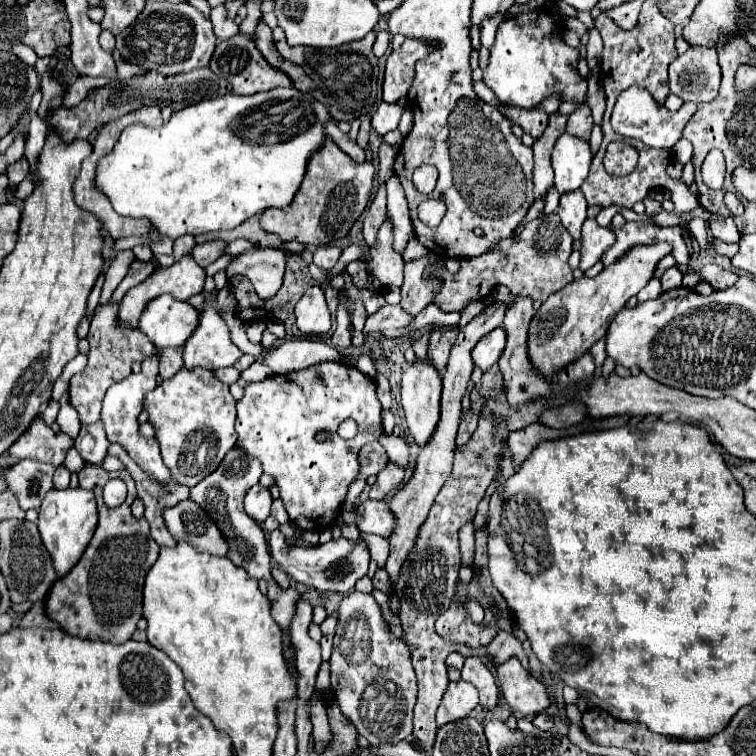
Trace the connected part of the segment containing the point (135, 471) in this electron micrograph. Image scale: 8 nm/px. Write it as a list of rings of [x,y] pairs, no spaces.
[[[110,444],[108,448],[108,456],[116,456],[122,460],[124,468],[130,472],[130,476],[136,482],[138,488],[138,498],[144,502],[146,506],[146,520],[150,524],[150,532],[152,538],[160,544],[160,546],[176,546],[176,540],[168,534],[164,520],[160,518],[162,508],[166,506],[176,506],[180,500],[188,498],[188,486],[178,484],[176,480],[172,482],[156,482],[154,478],[148,478],[148,474],[144,474],[136,462],[132,458],[128,458],[128,452],[124,450],[124,446],[118,444]]]

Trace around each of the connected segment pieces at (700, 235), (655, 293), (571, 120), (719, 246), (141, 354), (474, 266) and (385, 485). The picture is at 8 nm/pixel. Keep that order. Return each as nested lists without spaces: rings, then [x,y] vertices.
[[[694,218],[690,224],[688,224],[690,232],[696,236],[700,248],[708,248],[710,242],[708,242],[708,234],[706,234],[706,222],[702,218]]]
[[[652,278],[647,285],[637,294],[638,302],[645,302],[656,299],[663,293],[660,281],[657,278]]]
[[[584,104],[584,106],[578,106],[570,116],[568,116],[568,124],[566,124],[566,132],[572,134],[572,136],[578,136],[578,138],[584,138],[588,140],[590,138],[590,132],[592,132],[592,112],[590,112],[590,106]]]
[[[714,239],[712,246],[717,254],[732,258],[739,250],[738,243],[727,244],[718,239]]]
[[[108,300],[106,304],[96,306],[96,314],[90,324],[90,368],[84,368],[82,374],[72,376],[70,380],[70,404],[76,408],[82,424],[92,424],[100,420],[100,406],[106,390],[124,380],[132,372],[134,362],[144,362],[156,354],[156,346],[138,330],[124,328],[118,320],[118,302]]]
[[[540,214],[536,220],[530,220],[526,224],[522,234],[518,236],[518,242],[514,242],[514,238],[506,238],[504,242],[500,242],[500,246],[496,246],[496,250],[490,250],[488,254],[482,254],[478,258],[462,260],[458,274],[436,270],[436,274],[444,278],[444,286],[436,294],[434,304],[444,312],[462,310],[470,300],[488,296],[488,292],[496,284],[508,286],[512,296],[520,294],[534,300],[546,300],[550,294],[562,290],[574,280],[572,268],[568,266],[572,242],[572,236],[564,230],[564,226],[560,226],[560,218],[556,214]]]
[[[388,462],[388,466],[378,474],[376,484],[370,488],[370,500],[382,500],[388,498],[388,494],[392,490],[396,490],[398,486],[402,486],[404,482],[404,470],[392,462]]]

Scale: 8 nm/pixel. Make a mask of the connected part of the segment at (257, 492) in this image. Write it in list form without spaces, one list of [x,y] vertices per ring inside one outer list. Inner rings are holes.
[[[260,484],[252,486],[244,498],[244,508],[246,508],[246,514],[250,518],[254,518],[260,526],[262,522],[268,518],[270,514],[270,504],[272,504],[272,496],[268,492],[268,488],[262,488]]]

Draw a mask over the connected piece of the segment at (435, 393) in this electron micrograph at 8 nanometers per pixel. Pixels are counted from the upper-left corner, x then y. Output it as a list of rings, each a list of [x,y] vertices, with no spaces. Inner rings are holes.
[[[416,360],[402,376],[402,398],[400,404],[404,408],[406,414],[406,422],[408,422],[408,430],[414,438],[414,442],[418,444],[418,448],[424,448],[428,444],[428,440],[432,438],[438,420],[440,420],[440,394],[442,394],[442,380],[436,372],[436,368],[432,366],[432,362],[426,360]]]

